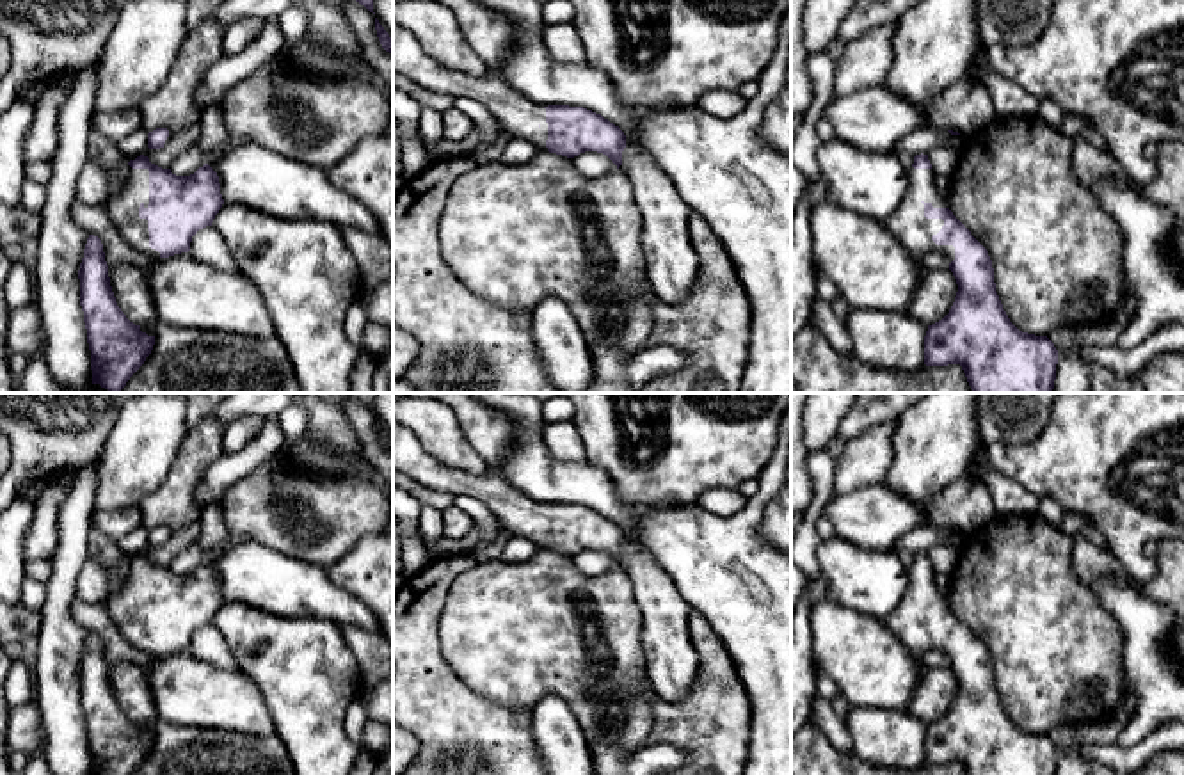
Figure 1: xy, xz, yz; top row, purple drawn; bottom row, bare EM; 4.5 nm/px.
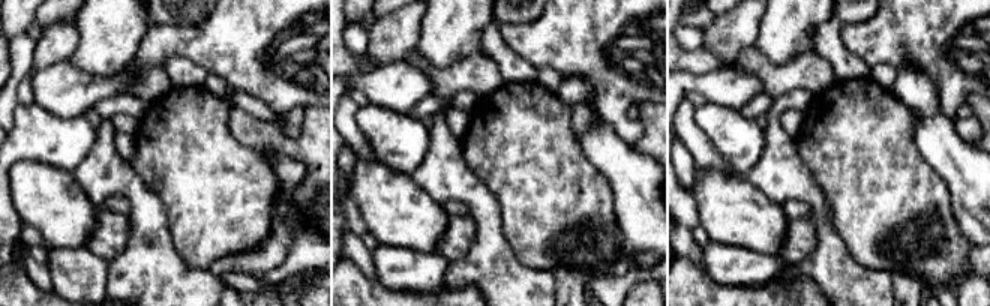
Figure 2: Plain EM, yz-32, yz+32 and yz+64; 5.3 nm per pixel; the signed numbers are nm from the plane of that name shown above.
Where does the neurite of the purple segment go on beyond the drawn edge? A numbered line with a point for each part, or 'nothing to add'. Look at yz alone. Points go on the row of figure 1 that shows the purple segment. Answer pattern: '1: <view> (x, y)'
1: yz (907, 223)

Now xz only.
1: xz (520, 116)

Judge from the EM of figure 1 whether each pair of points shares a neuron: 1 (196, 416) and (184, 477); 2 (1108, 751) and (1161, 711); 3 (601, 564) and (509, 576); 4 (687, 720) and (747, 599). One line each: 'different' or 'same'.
1: different
2: different
3: different
4: different

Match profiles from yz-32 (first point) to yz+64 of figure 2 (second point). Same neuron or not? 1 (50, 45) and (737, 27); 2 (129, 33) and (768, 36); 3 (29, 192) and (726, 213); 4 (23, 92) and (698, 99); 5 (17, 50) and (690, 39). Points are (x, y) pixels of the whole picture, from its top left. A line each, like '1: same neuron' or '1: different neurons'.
1: same neuron
2: same neuron
3: same neuron
4: same neuron
5: same neuron

